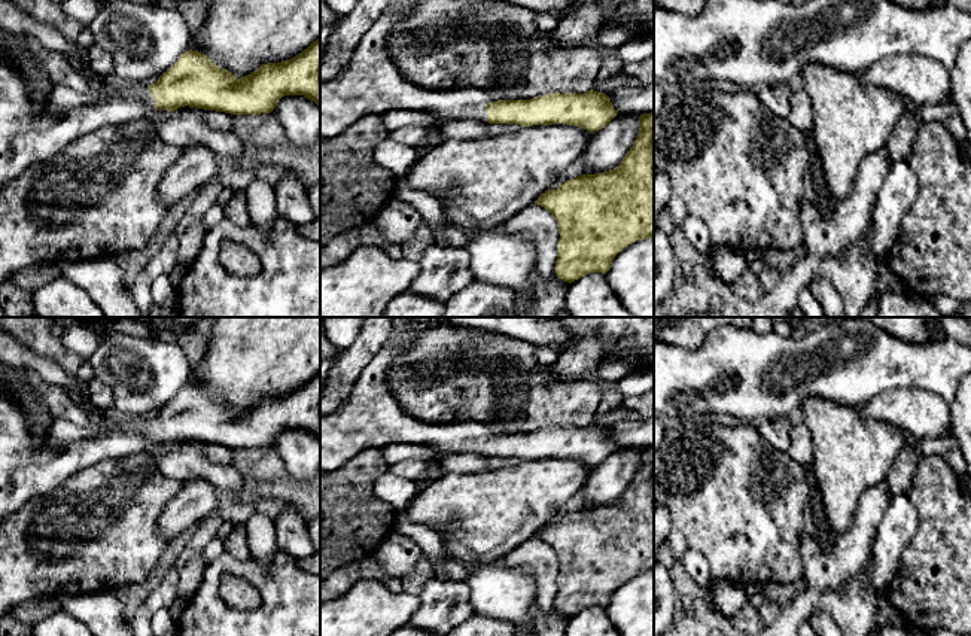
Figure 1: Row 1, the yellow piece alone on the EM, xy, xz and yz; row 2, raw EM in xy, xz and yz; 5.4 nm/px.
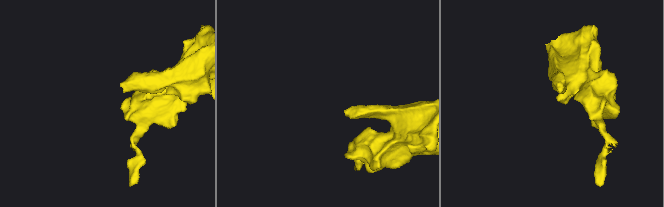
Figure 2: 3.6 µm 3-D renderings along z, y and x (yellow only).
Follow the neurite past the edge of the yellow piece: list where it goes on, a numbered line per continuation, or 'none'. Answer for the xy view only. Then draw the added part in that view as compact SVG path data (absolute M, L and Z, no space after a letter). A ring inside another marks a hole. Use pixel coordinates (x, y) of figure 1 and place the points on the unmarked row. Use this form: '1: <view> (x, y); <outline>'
1: xy (27, 469); M0 384L0 523L76 472L106 459L141 453L152 445L155 433L141 416L103 426L95 436L61 447L52 445L48 435L37 442L31 419Z

